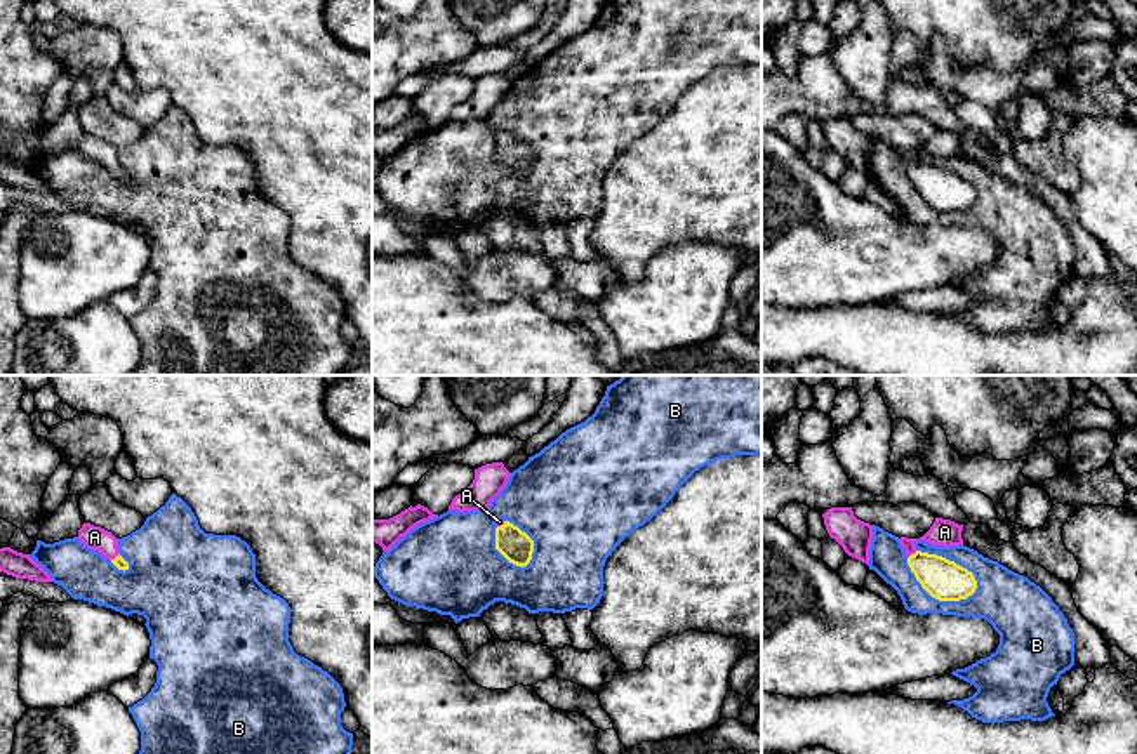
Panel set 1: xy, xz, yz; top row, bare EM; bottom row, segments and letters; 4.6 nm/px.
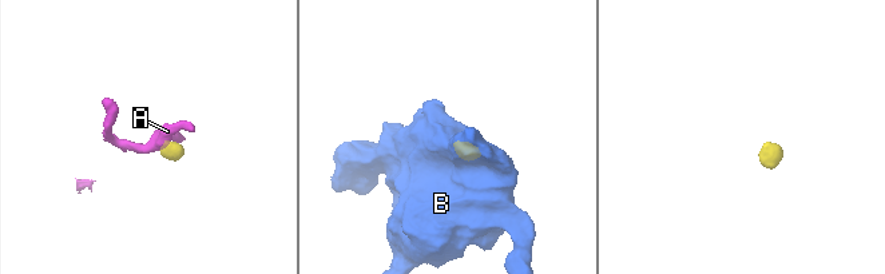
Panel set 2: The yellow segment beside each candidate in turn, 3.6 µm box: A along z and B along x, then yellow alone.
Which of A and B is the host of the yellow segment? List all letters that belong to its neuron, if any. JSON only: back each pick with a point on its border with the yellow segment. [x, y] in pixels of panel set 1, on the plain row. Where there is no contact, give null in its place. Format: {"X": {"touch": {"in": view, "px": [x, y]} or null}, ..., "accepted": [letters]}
{"A": {"touch": {"in": "yz", "px": [911, 165]}}, "accepted": ["A"]}

